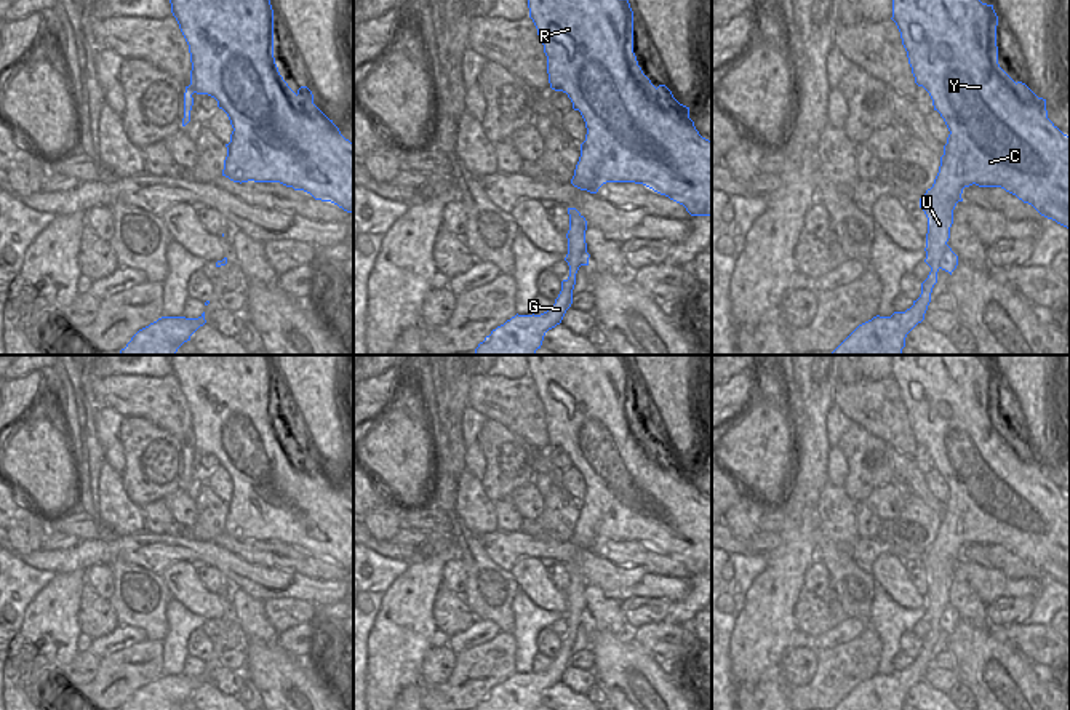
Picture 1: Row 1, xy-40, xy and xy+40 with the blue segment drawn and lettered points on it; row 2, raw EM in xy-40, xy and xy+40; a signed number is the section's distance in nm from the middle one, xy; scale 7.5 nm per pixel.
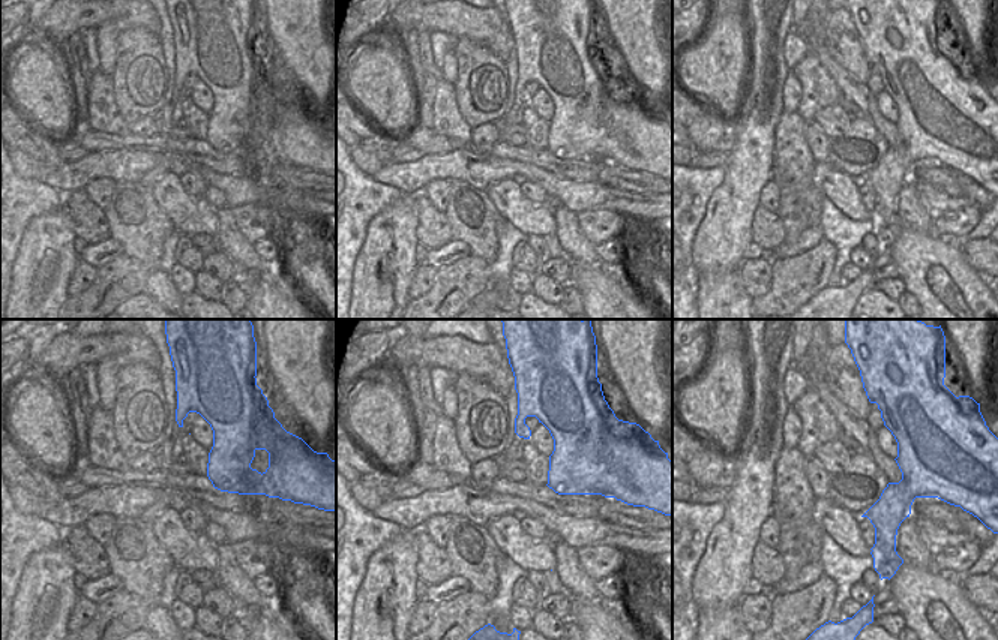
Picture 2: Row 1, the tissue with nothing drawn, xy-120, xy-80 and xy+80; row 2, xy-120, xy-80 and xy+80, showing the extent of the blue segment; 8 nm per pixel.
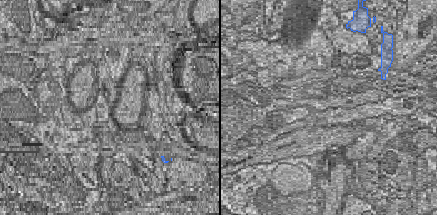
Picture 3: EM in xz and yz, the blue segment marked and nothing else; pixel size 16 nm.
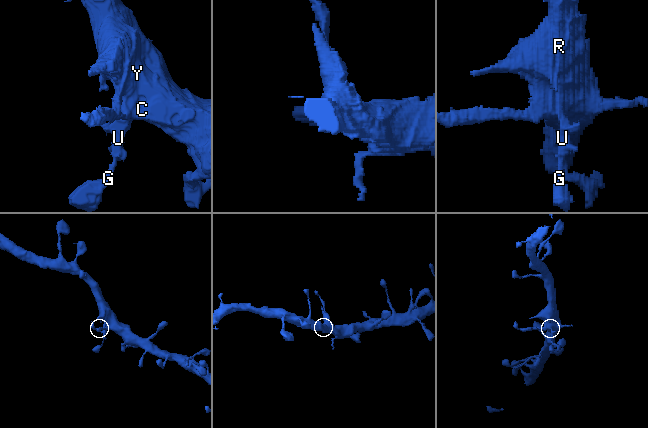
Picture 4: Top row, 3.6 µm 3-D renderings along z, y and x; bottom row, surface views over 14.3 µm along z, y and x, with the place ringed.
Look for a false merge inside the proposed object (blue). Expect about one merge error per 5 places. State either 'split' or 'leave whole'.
leave whole

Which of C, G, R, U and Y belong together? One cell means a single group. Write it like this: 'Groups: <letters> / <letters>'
Groups: C G R U Y.

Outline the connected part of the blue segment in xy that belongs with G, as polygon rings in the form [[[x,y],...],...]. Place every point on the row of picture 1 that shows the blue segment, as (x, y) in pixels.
[[[568,208],[568,214],[568,254],[565,261],[569,265],[569,277],[561,281],[561,291],[555,304],[541,315],[517,313],[493,329],[491,334],[478,344],[475,355],[534,355],[536,350],[541,349],[545,333],[561,323],[566,310],[573,304],[576,273],[581,265],[589,265],[590,257],[585,243],[585,217],[576,208]]]

